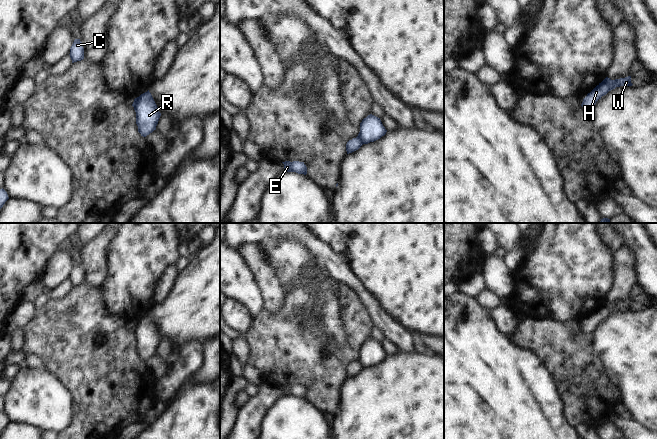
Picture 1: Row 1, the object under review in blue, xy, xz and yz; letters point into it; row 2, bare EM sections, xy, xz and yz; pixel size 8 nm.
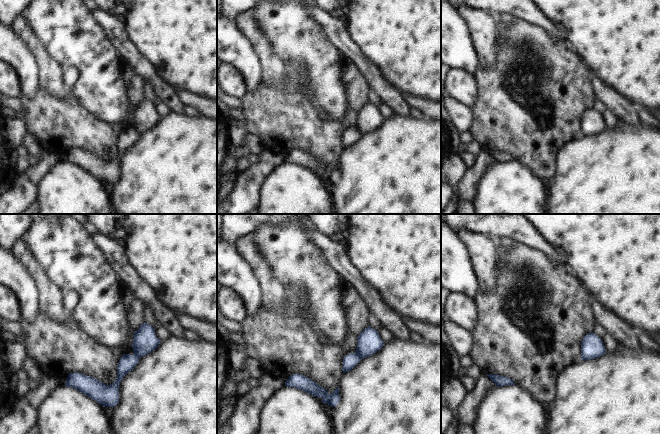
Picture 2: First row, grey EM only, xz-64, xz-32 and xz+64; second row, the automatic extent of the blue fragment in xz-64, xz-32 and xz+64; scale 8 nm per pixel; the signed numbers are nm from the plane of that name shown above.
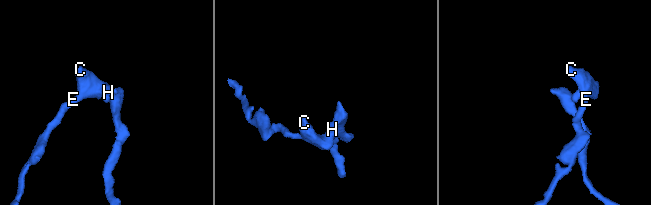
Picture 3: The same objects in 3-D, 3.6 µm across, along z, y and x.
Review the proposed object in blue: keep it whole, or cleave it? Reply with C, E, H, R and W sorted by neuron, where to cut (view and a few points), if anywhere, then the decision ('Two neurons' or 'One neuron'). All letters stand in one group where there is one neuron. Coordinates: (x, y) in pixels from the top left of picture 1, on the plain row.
Groups: C E H W / R. Split along xz (357, 360), (362, 368). Two neurons

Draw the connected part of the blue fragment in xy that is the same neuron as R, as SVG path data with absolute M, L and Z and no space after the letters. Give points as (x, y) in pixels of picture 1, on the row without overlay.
M149 314L135 322L133 329L138 356L141 360L146 361L156 354L161 337Z

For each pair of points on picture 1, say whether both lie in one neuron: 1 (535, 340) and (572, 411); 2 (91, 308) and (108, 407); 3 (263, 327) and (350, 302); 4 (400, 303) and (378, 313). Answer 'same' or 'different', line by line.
1: same
2: same
3: same
4: different

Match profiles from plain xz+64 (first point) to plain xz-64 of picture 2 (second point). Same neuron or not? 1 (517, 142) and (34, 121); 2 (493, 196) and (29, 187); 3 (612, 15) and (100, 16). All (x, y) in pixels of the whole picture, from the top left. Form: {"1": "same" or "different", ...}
{"1": "same", "2": "different", "3": "different"}

